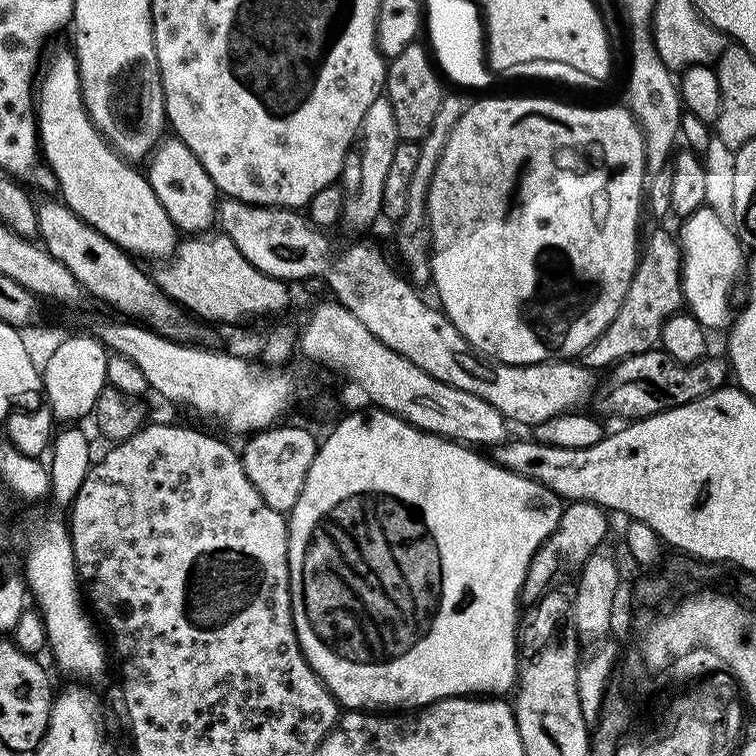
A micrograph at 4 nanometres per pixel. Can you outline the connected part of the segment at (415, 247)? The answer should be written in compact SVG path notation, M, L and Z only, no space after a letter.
M452 94L445 95L444 100L438 106L438 114L434 114L434 126L430 126L430 134L426 134L424 140L419 141L418 163L414 169L412 181L410 181L410 194L406 198L406 214L395 225L396 248L408 267L407 275L411 283L416 286L432 283L432 258L430 255L430 233L428 230L428 191L430 182L434 178L434 170L438 166L438 158L446 146L449 134L458 118L463 114L466 104Z

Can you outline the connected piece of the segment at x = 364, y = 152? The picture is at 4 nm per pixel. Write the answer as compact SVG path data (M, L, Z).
M387 95L374 98L374 102L366 110L366 118L362 118L360 132L356 142L344 159L342 187L344 189L343 227L353 228L360 232L368 228L377 219L381 219L382 190L386 190L386 173L390 171L390 161L394 159L394 150L402 143L398 134L398 122L394 122L394 106L390 106Z

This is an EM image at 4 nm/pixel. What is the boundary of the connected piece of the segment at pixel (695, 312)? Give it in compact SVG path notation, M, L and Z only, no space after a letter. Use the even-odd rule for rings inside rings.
M702 207L683 217L684 224L678 231L680 245L680 285L684 291L684 304L687 311L706 330L712 328L727 329L734 320L734 310L728 299L732 296L732 287L736 279L746 268L745 245L730 224L718 218L710 207Z

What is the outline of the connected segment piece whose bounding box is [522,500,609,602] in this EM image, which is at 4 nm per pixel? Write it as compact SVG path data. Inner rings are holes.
M574 500L563 505L560 513L558 526L542 542L542 546L534 554L534 558L528 567L528 573L524 579L522 596L525 601L535 602L549 591L551 582L555 576L560 576L563 572L579 573L584 567L584 563L591 556L597 555L600 543L604 540L604 535L608 532L609 513L601 508L599 504L591 504L585 500Z

